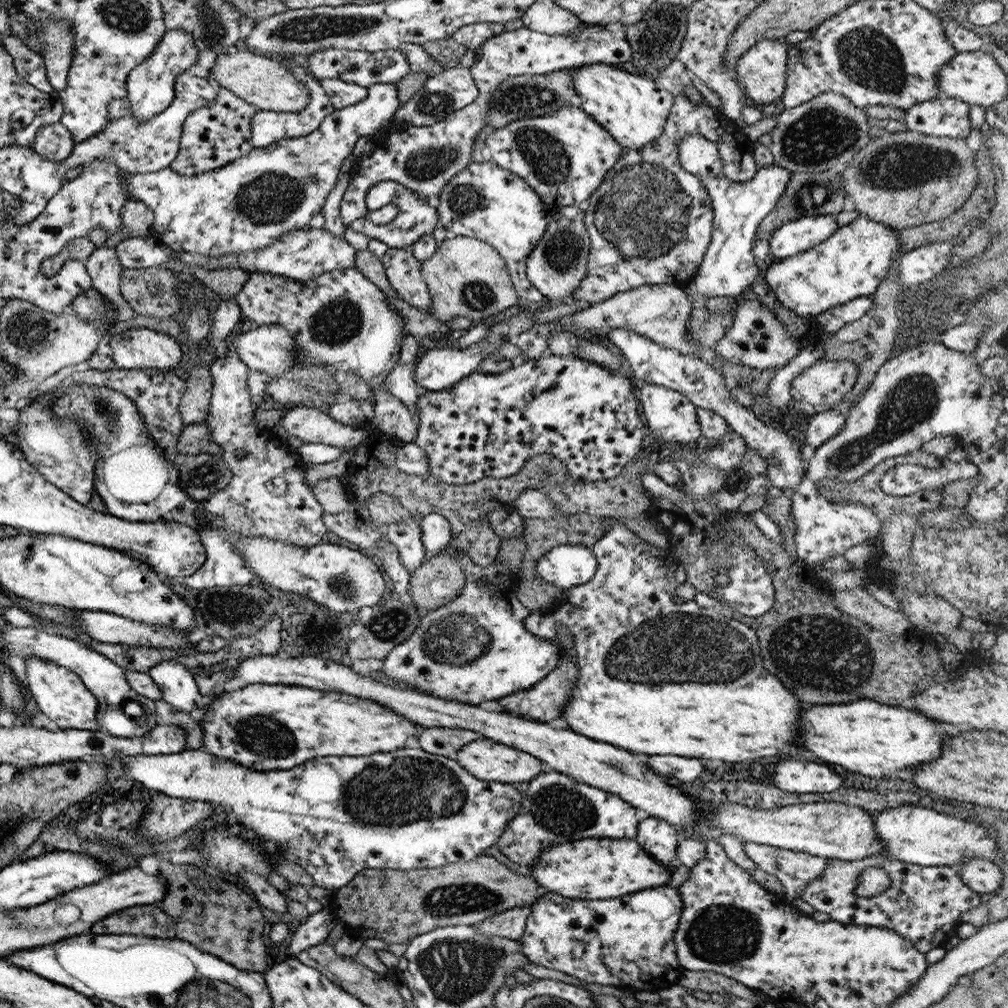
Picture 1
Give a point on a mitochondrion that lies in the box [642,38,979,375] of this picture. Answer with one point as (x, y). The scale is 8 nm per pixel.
(895, 166)

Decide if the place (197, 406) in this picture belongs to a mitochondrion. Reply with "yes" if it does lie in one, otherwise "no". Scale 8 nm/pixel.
no

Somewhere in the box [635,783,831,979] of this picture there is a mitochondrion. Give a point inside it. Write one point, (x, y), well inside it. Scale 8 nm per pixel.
(723, 933)

